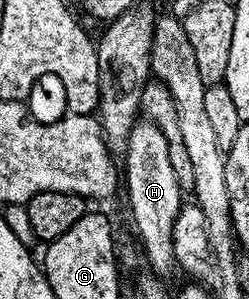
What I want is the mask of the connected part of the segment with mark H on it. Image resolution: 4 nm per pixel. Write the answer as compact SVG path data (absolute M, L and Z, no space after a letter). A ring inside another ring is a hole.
M140 118L129 133L125 152L125 187L127 183L127 203L131 206L131 219L135 222L135 231L143 242L143 251L147 254L147 263L156 276L164 277L176 270L173 253L173 221L181 206L181 192L177 173L169 161L169 143L156 123Z

